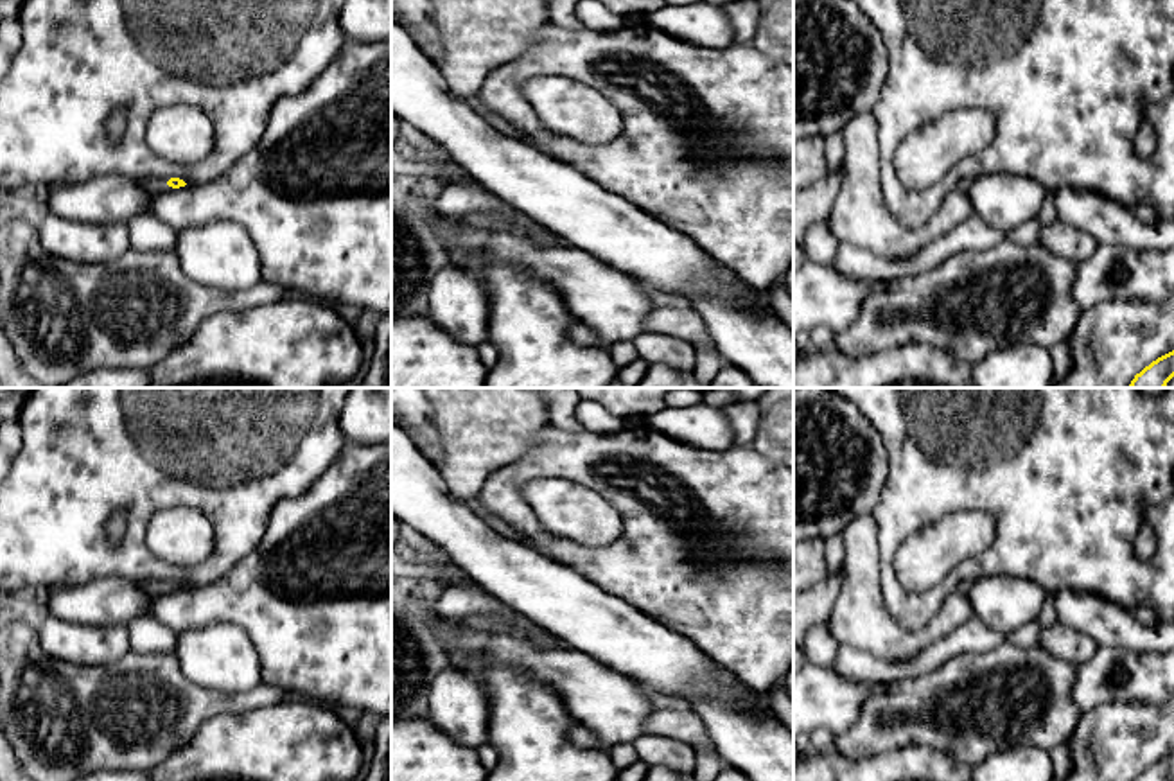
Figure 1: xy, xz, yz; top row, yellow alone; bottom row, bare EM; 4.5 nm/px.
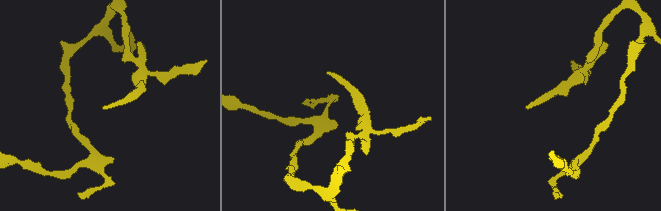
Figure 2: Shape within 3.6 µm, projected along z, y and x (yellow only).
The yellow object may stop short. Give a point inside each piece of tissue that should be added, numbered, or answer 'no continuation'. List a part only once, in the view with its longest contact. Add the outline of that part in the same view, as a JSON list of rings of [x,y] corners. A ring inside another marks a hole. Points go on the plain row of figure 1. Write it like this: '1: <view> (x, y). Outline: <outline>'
1: xy (155, 587). Outline: [[[147,580],[147,582],[144,582],[144,585],[154,596],[163,594],[163,592],[169,591],[167,584],[156,582],[156,580]]]

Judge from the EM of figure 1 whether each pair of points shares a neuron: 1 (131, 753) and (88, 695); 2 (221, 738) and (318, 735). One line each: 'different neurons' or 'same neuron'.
1: same neuron
2: same neuron

